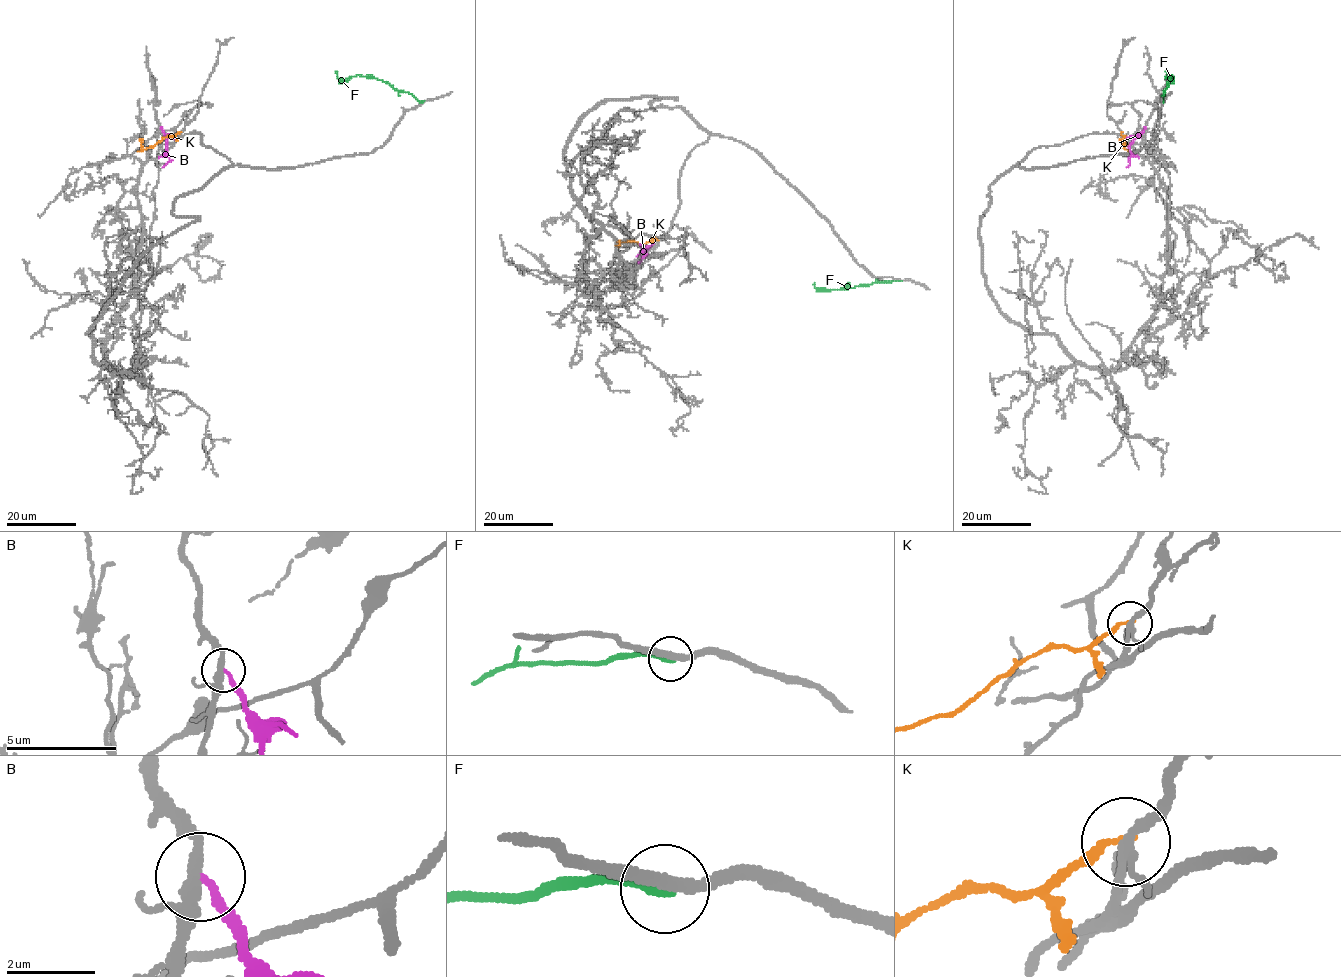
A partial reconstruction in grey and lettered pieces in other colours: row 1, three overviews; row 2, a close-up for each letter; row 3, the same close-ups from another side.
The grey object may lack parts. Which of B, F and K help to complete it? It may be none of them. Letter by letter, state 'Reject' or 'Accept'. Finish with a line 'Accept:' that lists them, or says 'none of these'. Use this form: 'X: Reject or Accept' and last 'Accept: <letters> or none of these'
B: Reject
F: Reject
K: Reject
Accept: none of these

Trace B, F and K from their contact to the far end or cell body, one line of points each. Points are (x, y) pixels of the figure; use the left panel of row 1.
B: (160, 126), (168, 161), (162, 167)
F: (423, 101), (374, 77), (355, 75), (340, 79), (337, 71)
K: (181, 132), (145, 149), (140, 138)

